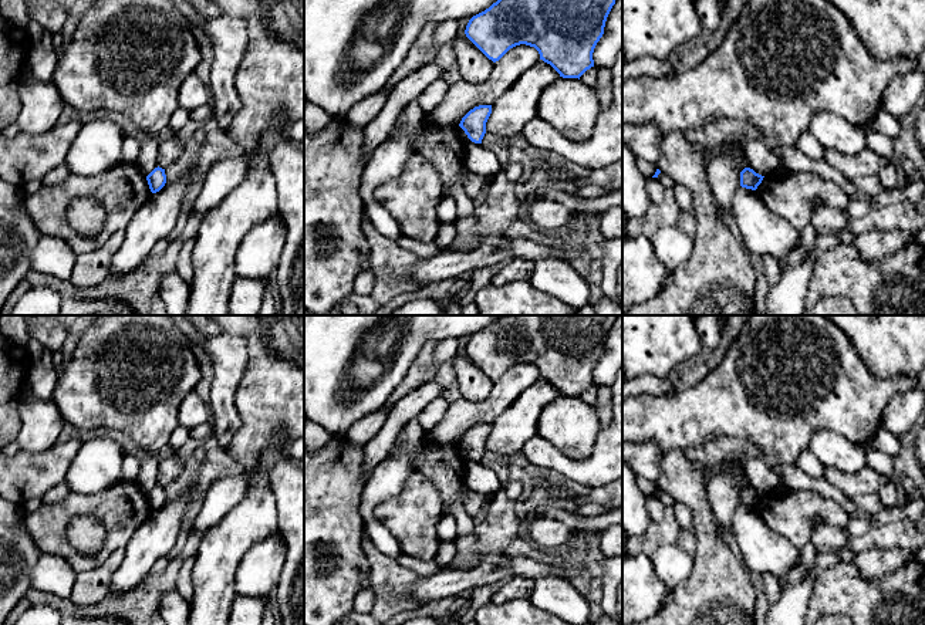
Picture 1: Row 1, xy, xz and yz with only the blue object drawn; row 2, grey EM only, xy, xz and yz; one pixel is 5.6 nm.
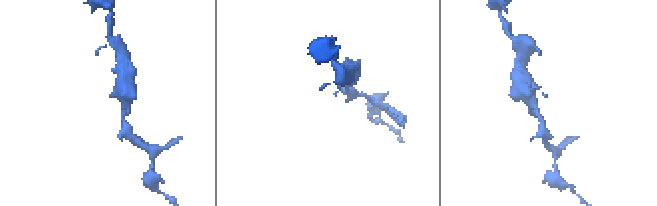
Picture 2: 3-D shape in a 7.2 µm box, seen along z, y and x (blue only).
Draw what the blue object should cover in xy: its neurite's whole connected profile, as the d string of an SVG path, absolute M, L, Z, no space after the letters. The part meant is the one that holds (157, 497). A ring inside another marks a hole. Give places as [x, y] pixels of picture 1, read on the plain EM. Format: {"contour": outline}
{"contour": "M155 486L148 494L146 494L149 507L152 511L159 510L165 501L166 501L166 493L165 493L165 487L162 486Z"}

